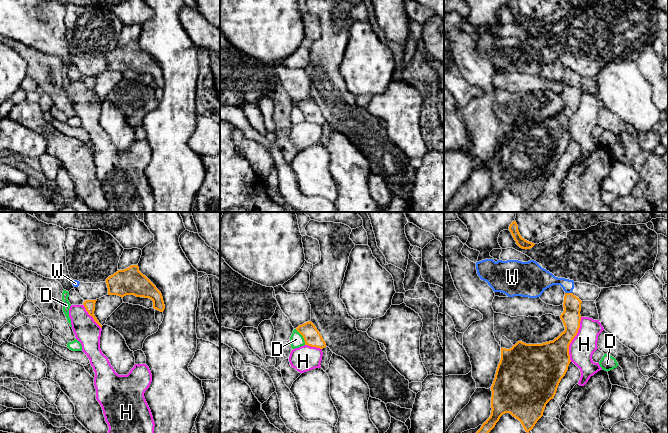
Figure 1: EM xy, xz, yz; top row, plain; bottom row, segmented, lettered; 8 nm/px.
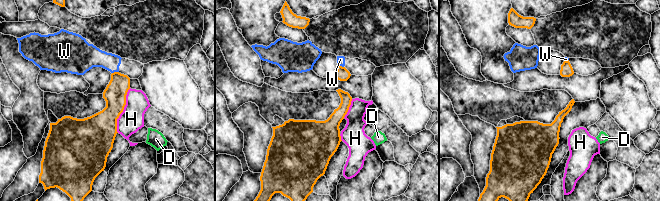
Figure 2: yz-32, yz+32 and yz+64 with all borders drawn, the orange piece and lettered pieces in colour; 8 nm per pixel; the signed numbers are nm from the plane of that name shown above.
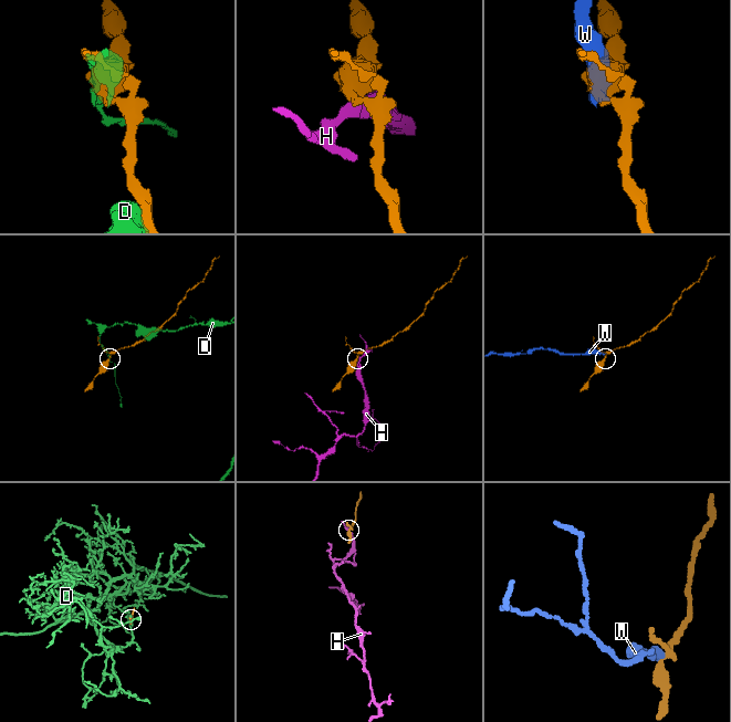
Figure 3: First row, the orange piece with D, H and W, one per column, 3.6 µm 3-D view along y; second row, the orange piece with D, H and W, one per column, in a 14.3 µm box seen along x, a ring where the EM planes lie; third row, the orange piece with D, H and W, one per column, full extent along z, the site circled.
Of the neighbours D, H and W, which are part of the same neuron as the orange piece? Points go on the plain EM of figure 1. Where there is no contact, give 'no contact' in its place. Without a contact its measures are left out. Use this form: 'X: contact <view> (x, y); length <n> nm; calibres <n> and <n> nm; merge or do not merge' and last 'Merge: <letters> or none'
D: contact xz (303, 113); length 150 nm; calibres 140 and 110 nm; do not merge
H: contact yz (573, 114); length 380 nm; calibres 300 and 200 nm; do not merge
W: contact yz (568, 69); length 60 nm; calibres 150 and 170 nm; do not merge
Merge: none

